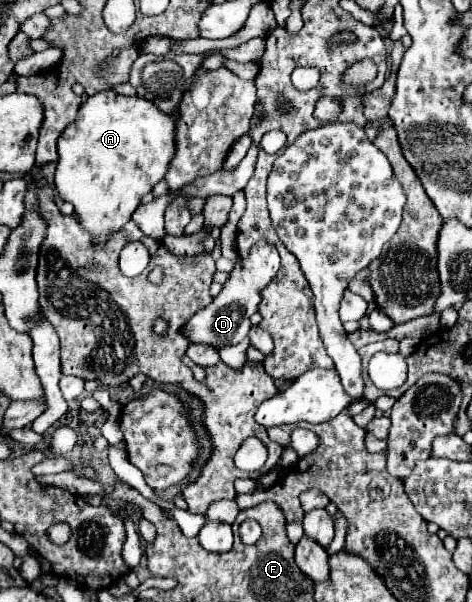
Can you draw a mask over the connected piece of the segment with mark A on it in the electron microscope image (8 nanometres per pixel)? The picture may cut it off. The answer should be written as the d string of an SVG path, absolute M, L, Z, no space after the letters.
M100 91L80 105L76 121L68 125L58 139L60 159L54 185L58 195L74 205L74 215L78 223L94 237L92 243L100 245L132 219L132 213L140 205L142 197L150 193L152 187L166 175L172 153L174 121L170 115L158 111L156 105L142 97L124 97L116 91Z

